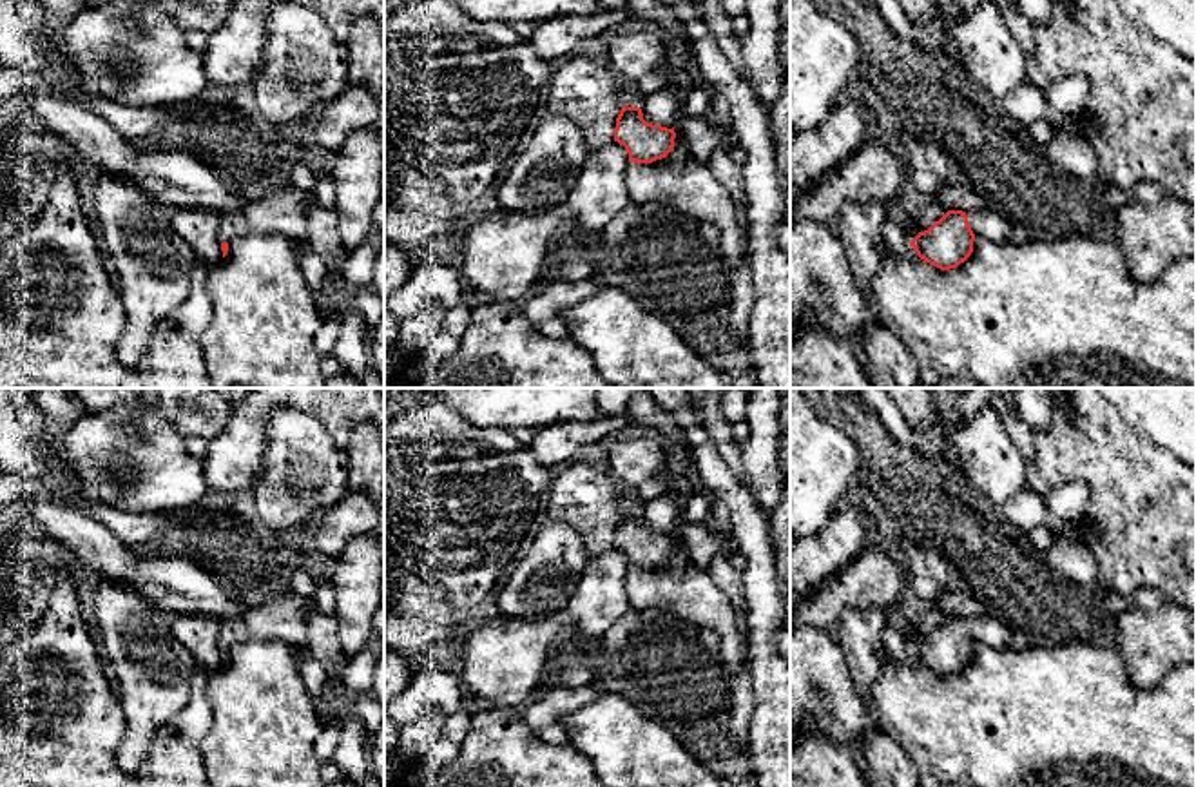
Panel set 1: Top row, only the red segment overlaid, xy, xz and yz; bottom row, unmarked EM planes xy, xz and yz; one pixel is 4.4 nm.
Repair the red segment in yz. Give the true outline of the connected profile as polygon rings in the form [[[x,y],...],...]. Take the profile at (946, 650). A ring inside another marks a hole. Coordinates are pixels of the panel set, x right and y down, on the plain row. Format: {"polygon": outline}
{"polygon": [[[991,615],[948,617],[928,636],[919,638],[910,653],[921,666],[950,676],[964,669],[973,658],[977,642],[995,649],[1009,647],[1013,631]]]}

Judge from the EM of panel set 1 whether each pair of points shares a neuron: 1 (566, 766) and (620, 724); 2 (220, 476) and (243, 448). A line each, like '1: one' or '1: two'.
1: two
2: one

